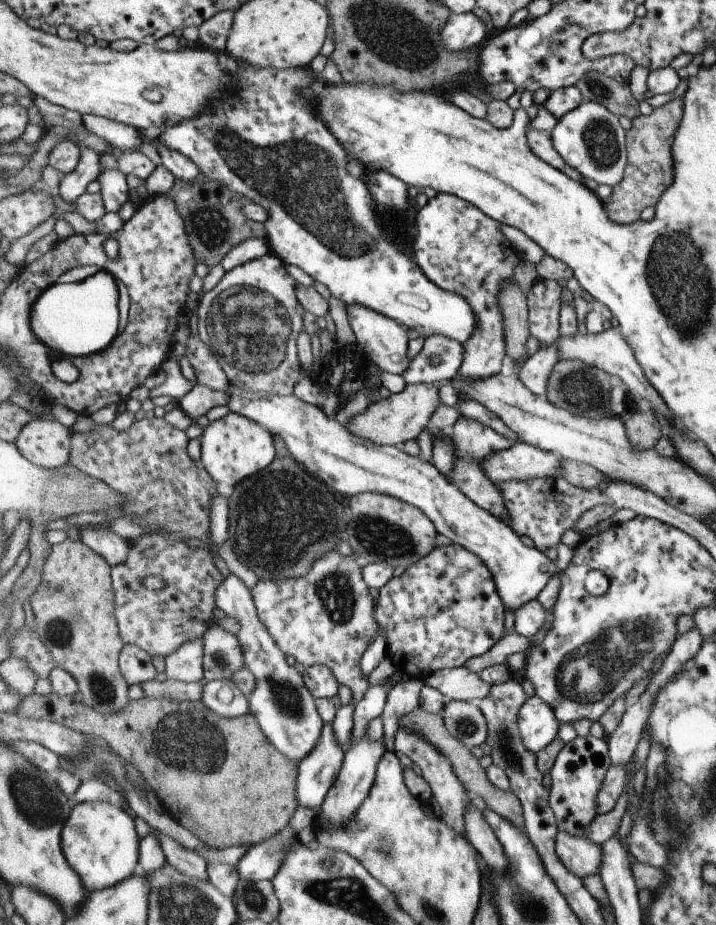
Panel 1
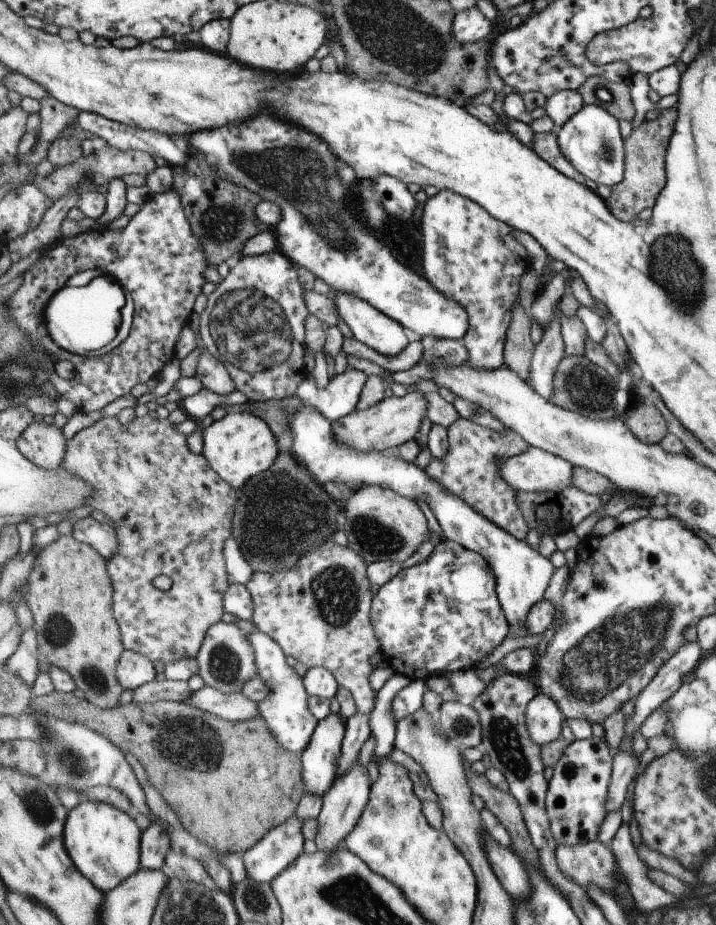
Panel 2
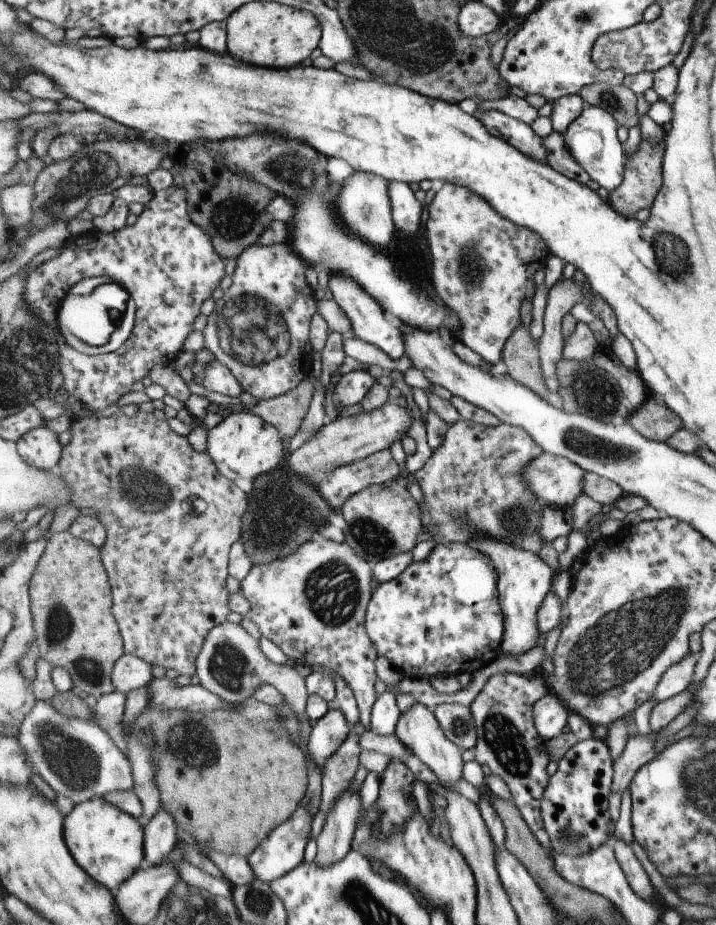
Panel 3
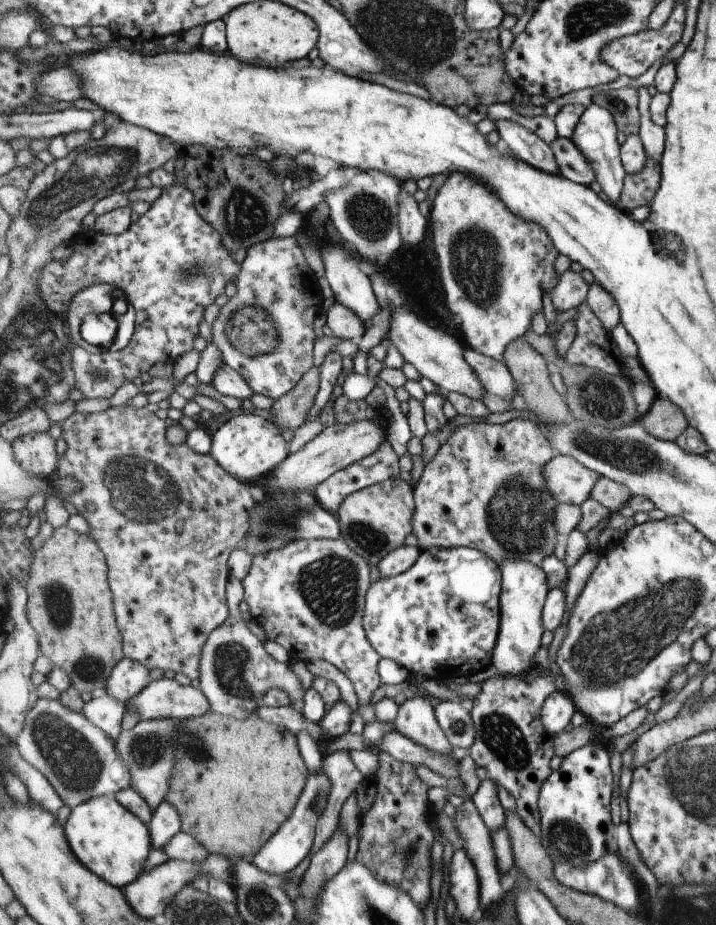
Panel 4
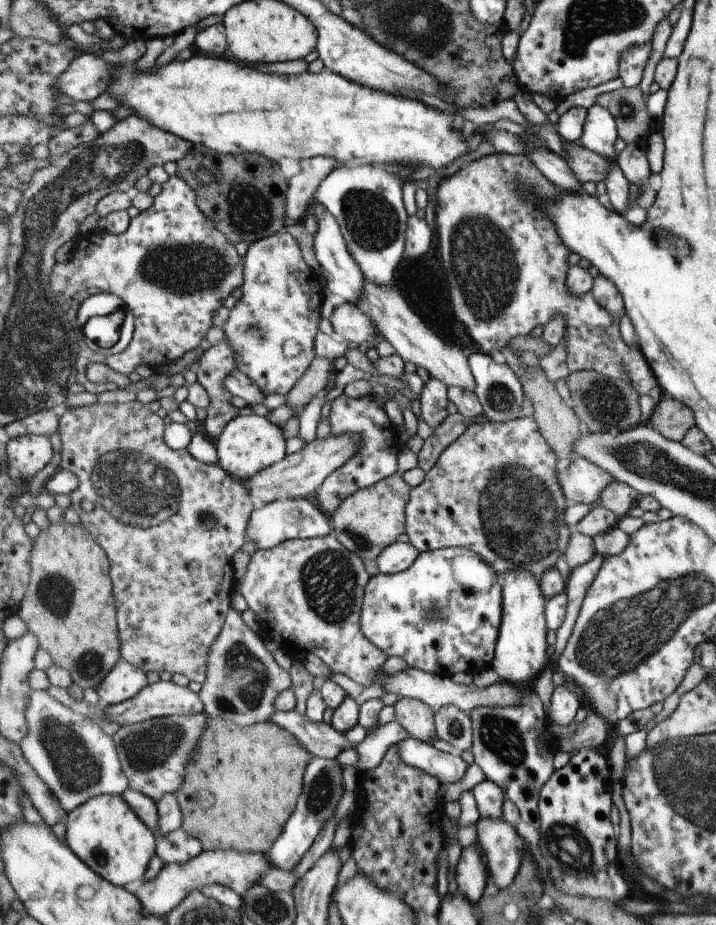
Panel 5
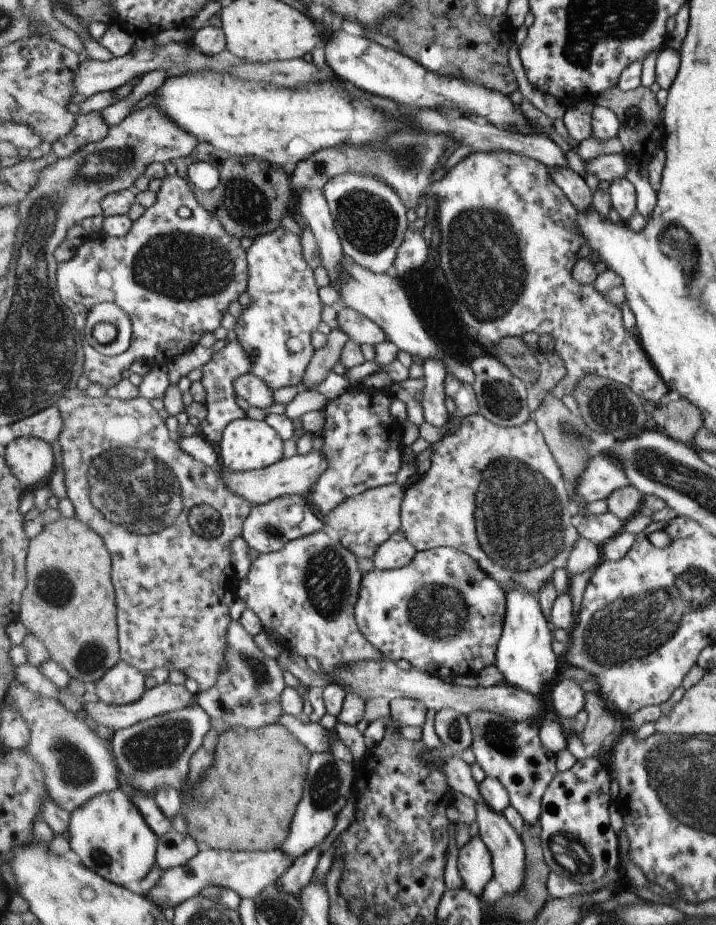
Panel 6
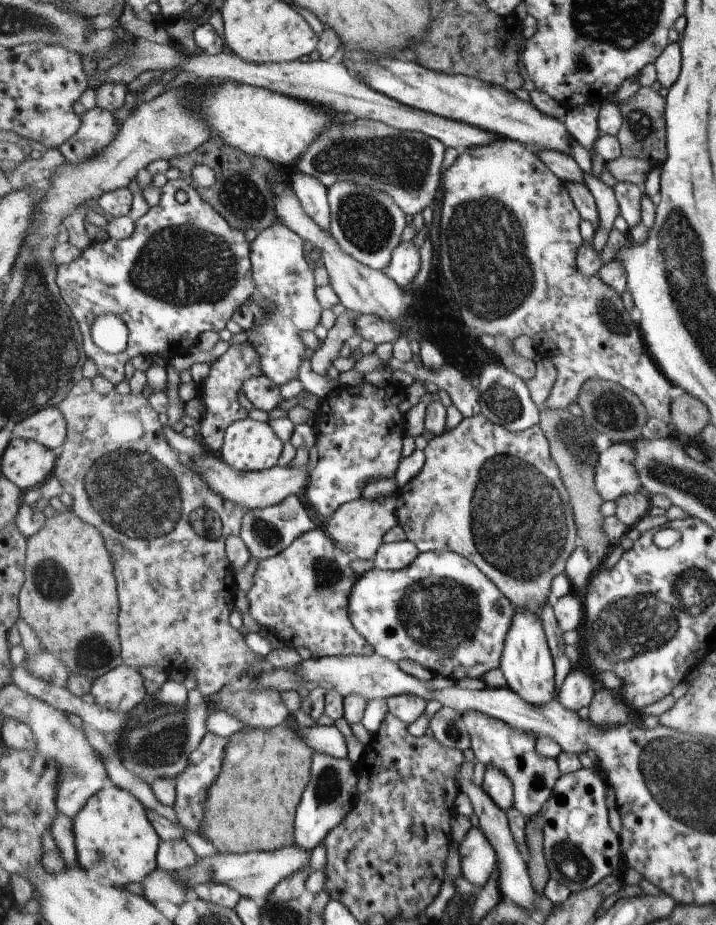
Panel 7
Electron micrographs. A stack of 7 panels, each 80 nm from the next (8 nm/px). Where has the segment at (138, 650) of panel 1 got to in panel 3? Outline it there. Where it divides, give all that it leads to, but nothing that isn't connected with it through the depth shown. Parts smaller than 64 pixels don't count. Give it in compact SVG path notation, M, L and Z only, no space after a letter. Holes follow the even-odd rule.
M125 653L112 672L112 681L117 692L124 695L145 688L153 680L153 668L137 655Z

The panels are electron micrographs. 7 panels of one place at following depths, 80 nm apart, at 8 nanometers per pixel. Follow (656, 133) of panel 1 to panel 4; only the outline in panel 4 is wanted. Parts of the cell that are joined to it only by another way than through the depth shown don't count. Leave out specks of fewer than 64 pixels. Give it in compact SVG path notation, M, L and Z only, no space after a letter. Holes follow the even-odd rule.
M647 158L643 170L626 176L626 186L622 192L622 199L615 204L625 212L637 206L651 206L655 195L659 192L661 168L657 161Z

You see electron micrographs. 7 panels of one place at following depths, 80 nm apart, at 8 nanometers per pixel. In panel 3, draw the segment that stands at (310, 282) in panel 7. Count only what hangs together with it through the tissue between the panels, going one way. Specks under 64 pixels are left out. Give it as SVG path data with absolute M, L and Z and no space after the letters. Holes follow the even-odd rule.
M291 242L272 245L255 243L238 257L237 267L231 275L232 284L230 288L224 292L221 299L213 303L213 310L208 314L207 324L203 331L205 348L211 349L215 358L233 371L233 374L243 385L244 390L250 392L260 401L287 394L289 391L297 388L299 384L303 382L303 379L306 379L313 373L314 350L313 346L311 346L311 340L309 340L309 334L311 334L311 320L313 320L313 316L318 313L318 299L317 296L315 296L315 289L311 288L309 282L307 282L307 274L305 274L305 272L307 272L308 267L309 264L307 264L302 256L299 256L299 253L296 253L296 250L291 246Z

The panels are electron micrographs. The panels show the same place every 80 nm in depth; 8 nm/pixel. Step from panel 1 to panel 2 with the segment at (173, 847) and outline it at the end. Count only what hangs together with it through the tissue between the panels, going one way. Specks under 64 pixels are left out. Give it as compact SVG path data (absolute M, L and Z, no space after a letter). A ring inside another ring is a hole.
M171 853L167 857L164 871L171 876L208 886L215 891L219 890L218 884L208 874L202 860L184 854Z

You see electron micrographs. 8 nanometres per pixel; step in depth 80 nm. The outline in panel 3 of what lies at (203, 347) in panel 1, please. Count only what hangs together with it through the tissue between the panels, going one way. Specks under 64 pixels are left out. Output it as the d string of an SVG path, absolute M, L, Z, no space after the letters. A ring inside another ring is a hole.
M215 359L210 362L201 383L207 390L219 392L227 396L241 396L245 392L239 379L233 374L233 371L224 364Z

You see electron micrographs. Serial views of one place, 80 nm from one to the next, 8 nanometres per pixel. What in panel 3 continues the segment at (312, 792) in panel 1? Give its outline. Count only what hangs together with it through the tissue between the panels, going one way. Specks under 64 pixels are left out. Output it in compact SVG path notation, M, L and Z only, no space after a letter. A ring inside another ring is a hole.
M339 708L330 710L317 723L313 723L307 742L307 753L312 763L319 767L321 774L324 773L324 766L328 760L351 733L352 726Z

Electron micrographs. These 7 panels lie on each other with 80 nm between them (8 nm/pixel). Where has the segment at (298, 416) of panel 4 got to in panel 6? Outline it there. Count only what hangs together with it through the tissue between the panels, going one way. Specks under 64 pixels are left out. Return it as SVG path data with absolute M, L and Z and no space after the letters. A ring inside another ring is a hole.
M334 323L331 332L327 335L326 344L313 351L313 358L305 370L304 380L299 389L309 389L310 386L321 384L329 373L335 368L335 364L340 361L343 349L349 342L350 336L342 331L339 324Z

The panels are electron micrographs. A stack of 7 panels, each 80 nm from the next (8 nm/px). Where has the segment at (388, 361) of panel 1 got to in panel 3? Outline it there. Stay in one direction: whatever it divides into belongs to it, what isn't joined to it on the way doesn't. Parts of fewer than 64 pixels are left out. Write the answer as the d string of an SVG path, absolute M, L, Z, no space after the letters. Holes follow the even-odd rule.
M345 273L329 274L328 286L332 291L333 298L337 304L344 308L347 316L351 319L354 326L353 335L361 337L368 343L380 346L389 356L394 359L400 359L406 354L403 332L394 322L386 319L384 308L375 300L369 291L366 291L353 277Z

